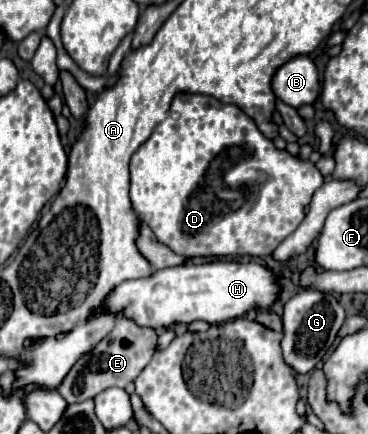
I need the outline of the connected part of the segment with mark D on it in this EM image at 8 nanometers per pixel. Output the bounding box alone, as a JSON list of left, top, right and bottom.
[129,94,323,258]

